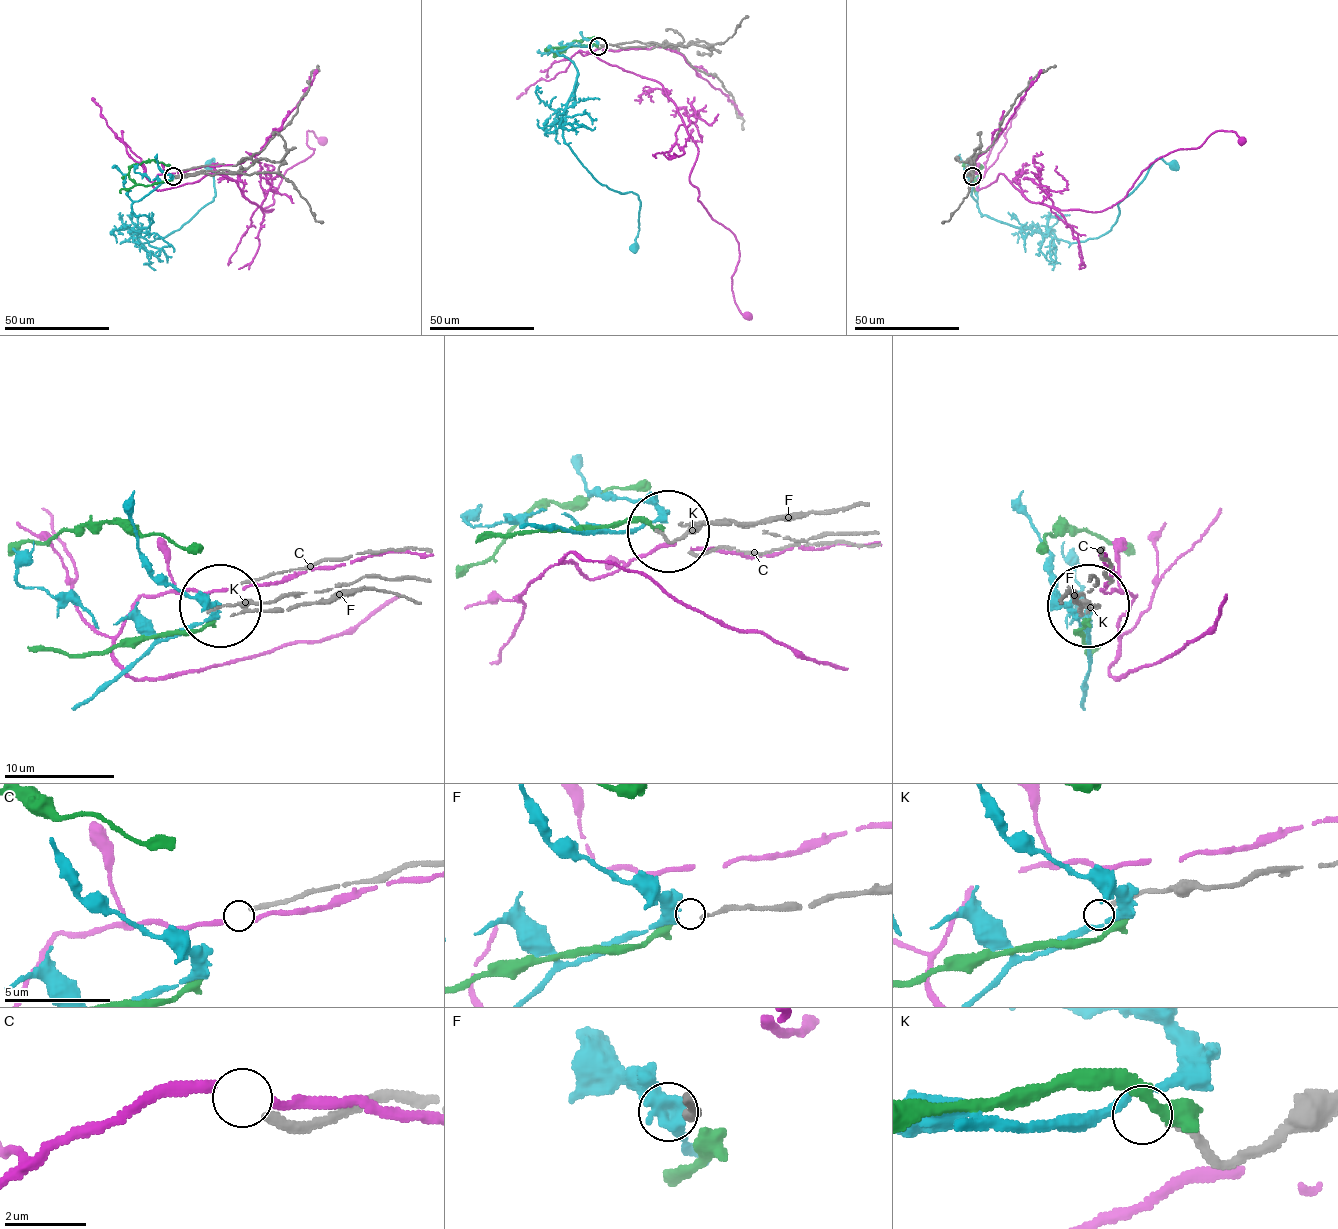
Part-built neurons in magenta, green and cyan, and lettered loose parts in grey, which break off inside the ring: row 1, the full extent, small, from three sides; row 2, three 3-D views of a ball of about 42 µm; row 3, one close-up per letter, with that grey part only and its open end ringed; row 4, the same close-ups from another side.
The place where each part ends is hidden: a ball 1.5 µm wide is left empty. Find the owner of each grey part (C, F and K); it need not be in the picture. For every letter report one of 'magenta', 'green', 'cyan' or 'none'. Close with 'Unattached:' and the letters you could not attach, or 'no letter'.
C: none
F: cyan
K: none
Unattached: C, K

